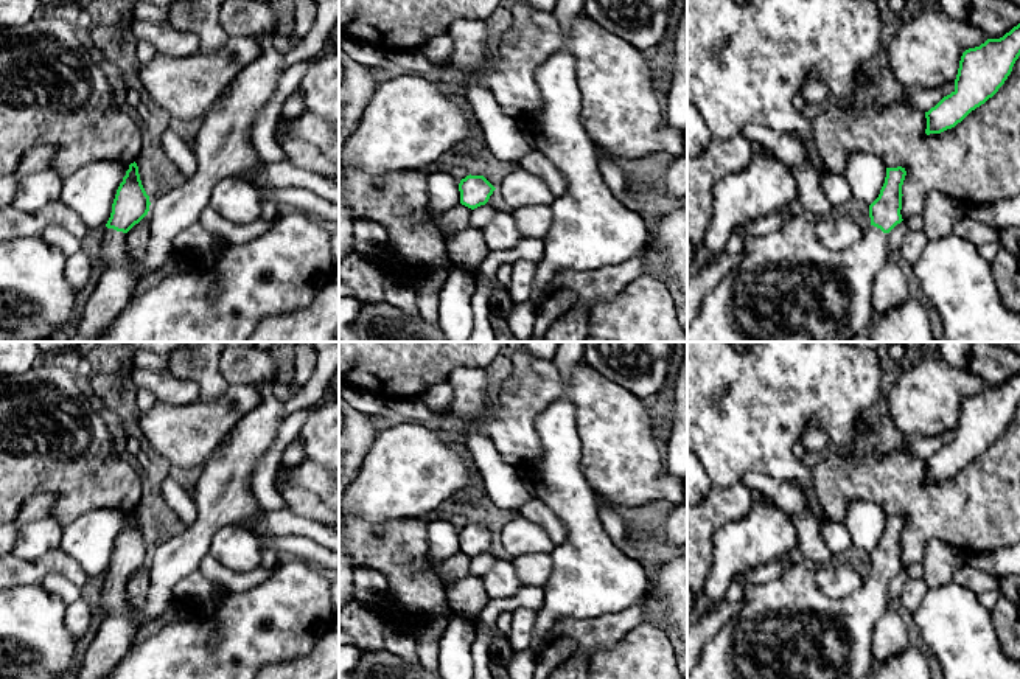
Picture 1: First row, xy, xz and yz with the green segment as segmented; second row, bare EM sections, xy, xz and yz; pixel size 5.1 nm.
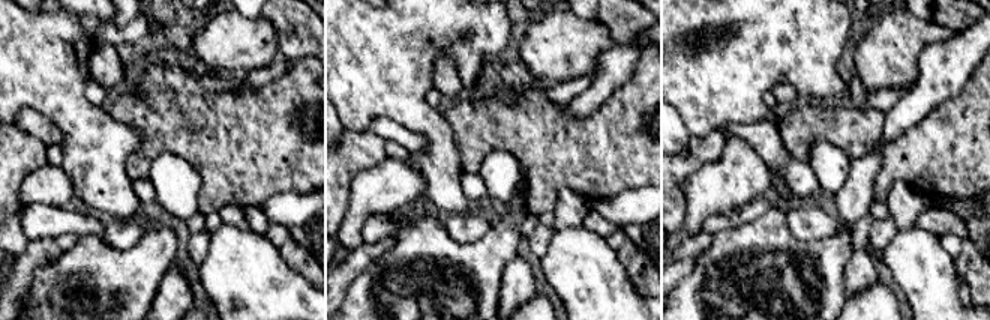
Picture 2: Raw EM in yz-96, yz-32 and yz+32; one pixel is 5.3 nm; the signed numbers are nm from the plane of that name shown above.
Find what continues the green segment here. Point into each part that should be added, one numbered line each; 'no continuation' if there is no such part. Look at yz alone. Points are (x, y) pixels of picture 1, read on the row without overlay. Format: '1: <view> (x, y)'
1: yz (787, 628)

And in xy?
1: xy (114, 600)

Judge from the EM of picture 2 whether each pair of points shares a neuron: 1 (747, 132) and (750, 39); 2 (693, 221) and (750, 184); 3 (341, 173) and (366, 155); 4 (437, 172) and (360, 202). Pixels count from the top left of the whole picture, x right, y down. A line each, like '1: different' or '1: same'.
1: different
2: same
3: same
4: different

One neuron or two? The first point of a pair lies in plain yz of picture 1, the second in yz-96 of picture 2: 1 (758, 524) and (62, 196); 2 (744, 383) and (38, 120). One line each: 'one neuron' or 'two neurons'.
1: one neuron
2: two neurons

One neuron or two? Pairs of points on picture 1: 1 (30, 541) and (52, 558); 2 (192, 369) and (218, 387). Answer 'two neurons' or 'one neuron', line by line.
1: two neurons
2: one neuron

